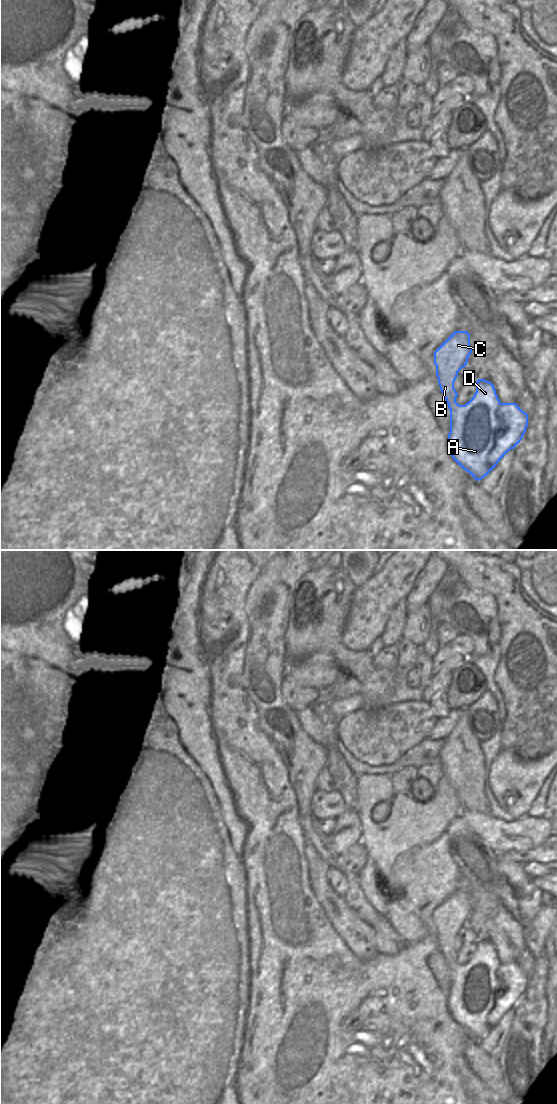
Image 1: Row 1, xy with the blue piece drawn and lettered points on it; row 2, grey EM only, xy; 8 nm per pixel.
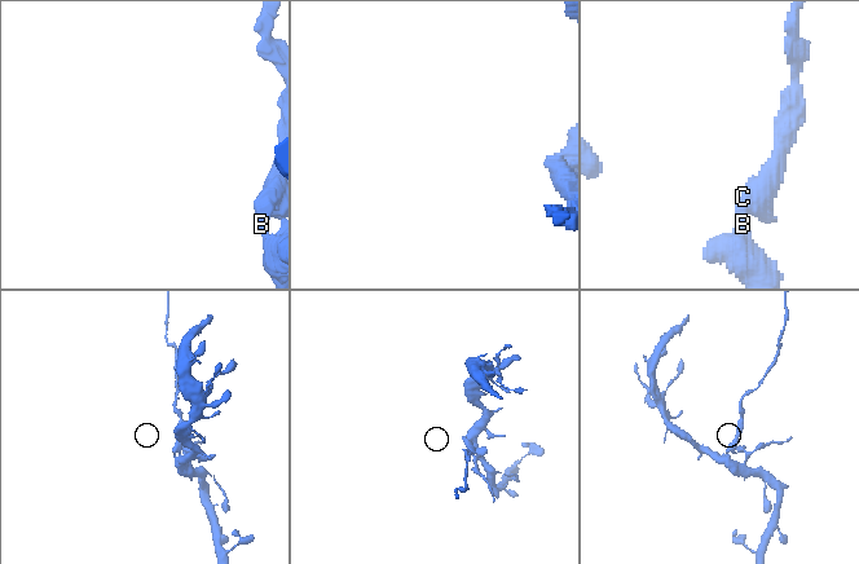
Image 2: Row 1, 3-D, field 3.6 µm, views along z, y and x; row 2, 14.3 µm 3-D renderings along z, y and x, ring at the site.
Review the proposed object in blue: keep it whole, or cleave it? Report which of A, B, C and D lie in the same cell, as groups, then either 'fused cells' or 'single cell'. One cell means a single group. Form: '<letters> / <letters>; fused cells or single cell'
A D / B C; fused cells

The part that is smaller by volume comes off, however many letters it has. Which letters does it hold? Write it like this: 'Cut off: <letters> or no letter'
Cut off: B, C

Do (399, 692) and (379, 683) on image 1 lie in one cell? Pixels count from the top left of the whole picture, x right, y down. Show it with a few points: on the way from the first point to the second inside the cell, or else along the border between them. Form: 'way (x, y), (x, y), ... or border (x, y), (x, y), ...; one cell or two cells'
border (396, 669), (396, 687), (386, 702), (387, 705); two cells

